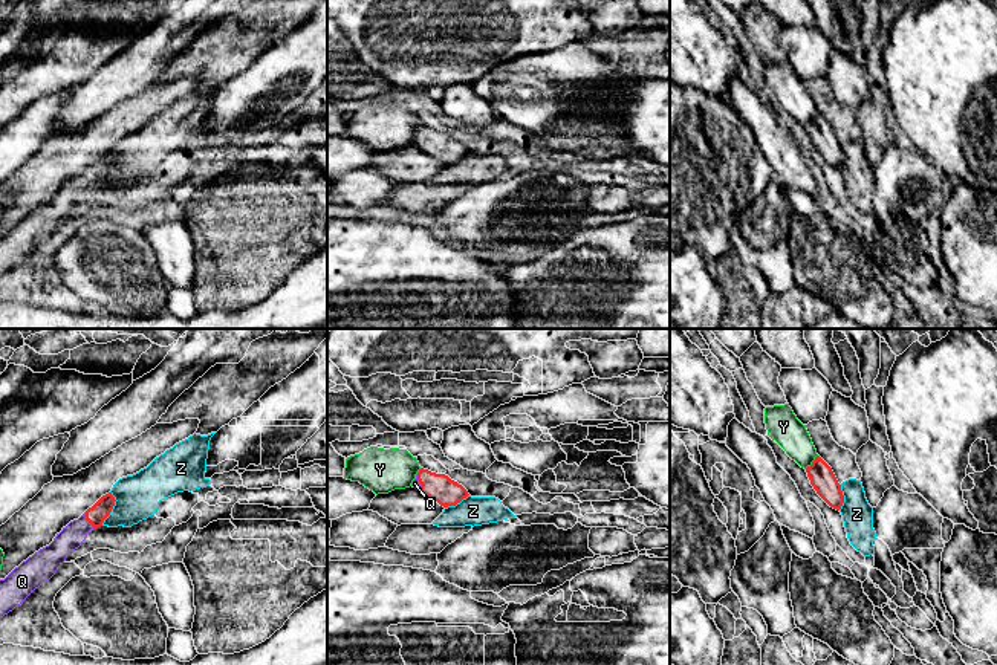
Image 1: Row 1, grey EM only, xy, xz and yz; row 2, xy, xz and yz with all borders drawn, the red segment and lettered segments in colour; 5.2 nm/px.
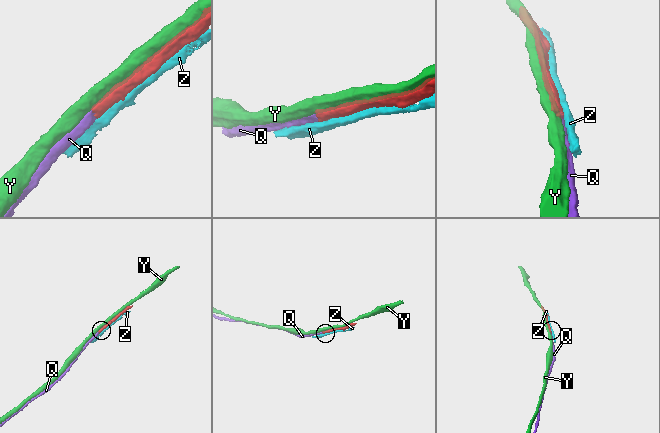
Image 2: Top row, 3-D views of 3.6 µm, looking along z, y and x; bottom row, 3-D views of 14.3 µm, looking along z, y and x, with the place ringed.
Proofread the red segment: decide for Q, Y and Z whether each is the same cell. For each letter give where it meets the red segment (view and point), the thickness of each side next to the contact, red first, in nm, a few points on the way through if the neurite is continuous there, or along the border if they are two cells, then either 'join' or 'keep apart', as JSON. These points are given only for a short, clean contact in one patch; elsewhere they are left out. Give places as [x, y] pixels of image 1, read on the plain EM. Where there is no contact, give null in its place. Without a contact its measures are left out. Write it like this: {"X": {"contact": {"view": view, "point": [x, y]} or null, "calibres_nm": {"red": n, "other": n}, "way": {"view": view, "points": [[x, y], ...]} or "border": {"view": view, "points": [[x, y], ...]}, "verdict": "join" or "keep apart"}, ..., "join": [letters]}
{"Q": {"contact": {"view": "xy", "point": [89, 179]}, "calibres_nm": {"red": 100, "other": 120}, "way": {"view": "xy", "points": [[100, 168], [89, 179], [74, 191]]}, "verdict": "join"}, "Y": {"contact": {"view": "yz", "point": [812, 120]}, "calibres_nm": {"red": 130, "other": 170}, "verdict": "keep apart"}, "Z": {"contact": {"view": "xy", "point": [112, 165]}, "calibres_nm": {"red": 100, "other": 240}, "verdict": "keep apart"}, "join": ["Q"]}

